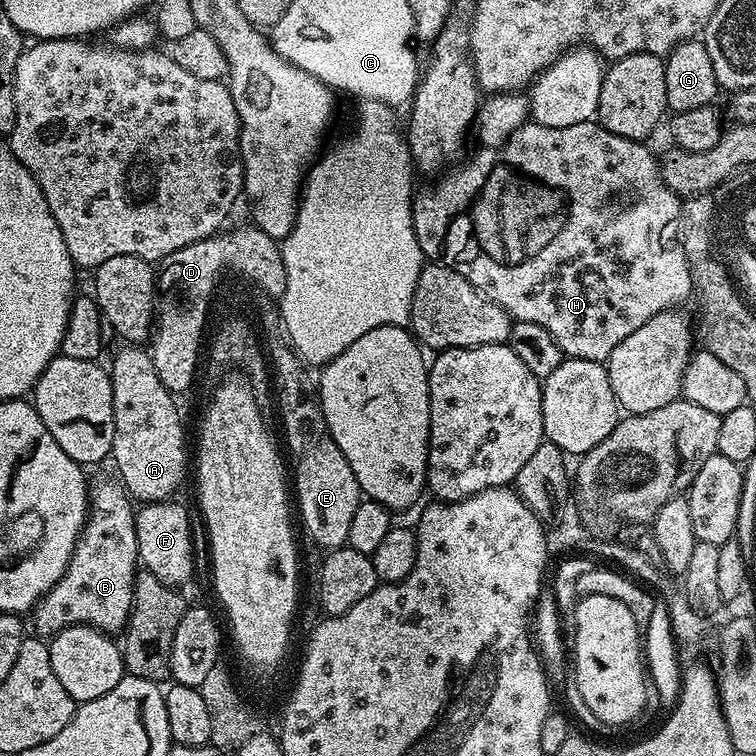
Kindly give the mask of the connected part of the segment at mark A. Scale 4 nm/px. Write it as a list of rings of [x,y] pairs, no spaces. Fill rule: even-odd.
[[[120,346],[112,356],[110,363],[110,375],[112,377],[112,393],[114,394],[114,442],[112,443],[111,463],[116,463],[116,468],[120,471],[119,483],[126,489],[129,497],[136,502],[151,502],[153,500],[166,500],[175,497],[176,487],[184,480],[184,463],[189,463],[190,456],[184,453],[184,424],[180,421],[180,412],[176,409],[177,397],[168,391],[162,378],[158,378],[158,370],[154,370],[154,362],[151,355],[140,346]]]

